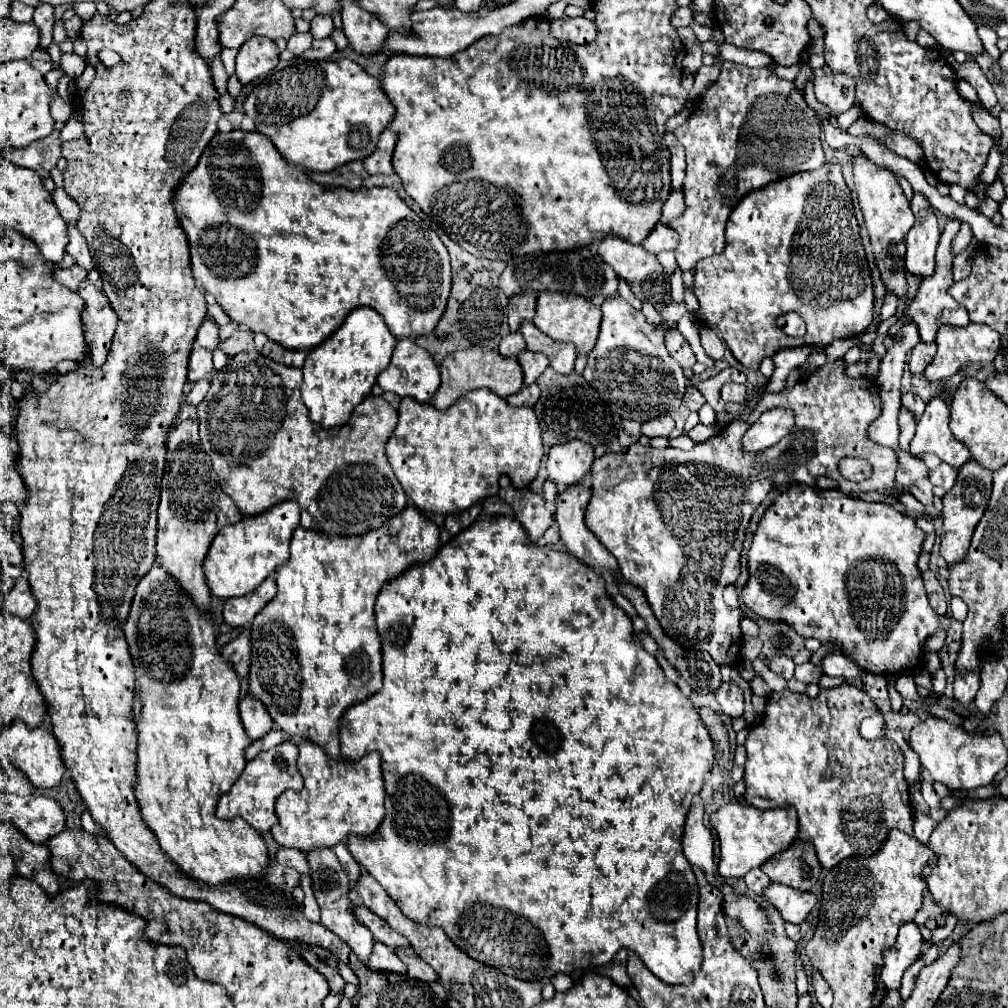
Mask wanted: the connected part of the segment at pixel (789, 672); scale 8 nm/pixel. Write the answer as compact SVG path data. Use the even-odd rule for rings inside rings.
M782 654L772 656L770 662L768 662L768 668L770 668L772 672L780 674L780 676L786 678L786 680L790 680L790 678L794 676L794 666L796 666L794 660L792 660L790 656L782 656Z

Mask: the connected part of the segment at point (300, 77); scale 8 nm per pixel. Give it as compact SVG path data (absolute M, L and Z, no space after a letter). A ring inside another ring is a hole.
M296 60L272 72L244 100L244 114L266 134L276 150L294 166L330 172L352 160L368 158L378 136L394 118L394 106L382 92L380 80L364 72L356 62L342 60Z

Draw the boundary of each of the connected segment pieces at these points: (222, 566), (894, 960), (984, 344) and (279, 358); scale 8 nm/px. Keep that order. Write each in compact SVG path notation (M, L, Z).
M284 500L256 516L242 516L240 522L224 526L208 550L204 572L210 592L218 598L236 598L250 594L270 576L276 566L288 560L288 548L294 528L300 524L300 506L296 500Z
M904 922L900 926L896 944L884 950L884 966L882 966L882 982L888 990L900 988L900 980L904 970L916 960L922 944L922 934L914 922Z
M970 322L964 328L944 324L938 330L936 342L938 342L938 352L936 352L934 360L930 362L930 366L924 370L924 374L926 374L926 378L930 382L942 380L942 378L948 378L948 376L956 374L958 368L962 368L964 364L972 364L972 362L992 362L996 358L996 354L998 354L1000 334L996 330L992 330L990 326L974 324L974 322Z
M268 340L268 344L264 346L262 354L264 354L266 358L272 358L272 360L276 360L276 362L280 362L280 364L294 366L294 368L302 368L304 358L306 358L306 352L304 352L304 350L288 350L288 348L272 342L272 340Z

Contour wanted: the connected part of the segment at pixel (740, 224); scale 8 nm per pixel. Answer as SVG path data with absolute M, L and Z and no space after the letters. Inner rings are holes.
M824 164L818 170L798 172L746 194L726 222L724 252L698 262L694 294L700 302L700 322L716 326L734 358L752 370L758 370L762 358L774 356L782 348L828 346L834 340L866 332L874 322L872 272L840 166ZM784 312L798 312L804 318L804 336L792 338L776 326L776 318Z

